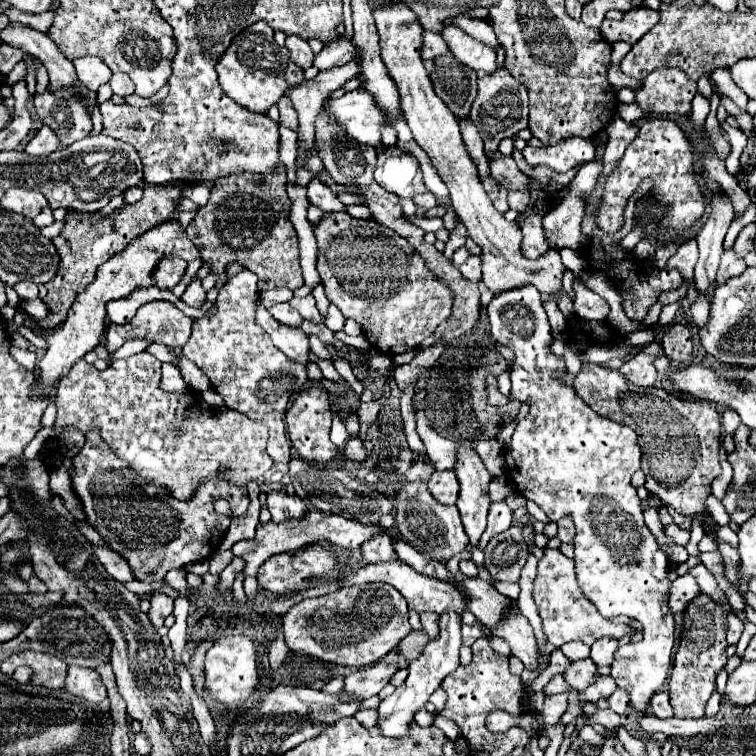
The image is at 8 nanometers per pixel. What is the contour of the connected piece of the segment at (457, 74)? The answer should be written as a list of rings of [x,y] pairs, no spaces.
[[[445,53],[435,59],[431,81],[435,93],[457,117],[469,115],[469,107],[477,95],[477,73],[473,69],[459,65],[451,53]]]

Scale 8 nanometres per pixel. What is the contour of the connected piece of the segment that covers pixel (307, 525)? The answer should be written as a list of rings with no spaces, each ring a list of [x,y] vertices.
[[[307,511],[307,515],[301,521],[283,521],[279,525],[273,525],[273,523],[258,524],[255,537],[245,539],[245,541],[237,541],[231,547],[231,551],[233,551],[233,555],[239,555],[245,559],[245,563],[249,567],[247,575],[255,575],[259,565],[275,553],[299,549],[303,545],[311,545],[311,541],[331,541],[333,545],[339,545],[345,549],[359,549],[365,541],[369,541],[371,537],[381,535],[381,533],[385,533],[385,529],[381,525],[363,525],[359,521],[345,519],[341,515],[331,515],[331,513],[323,513],[323,511]]]

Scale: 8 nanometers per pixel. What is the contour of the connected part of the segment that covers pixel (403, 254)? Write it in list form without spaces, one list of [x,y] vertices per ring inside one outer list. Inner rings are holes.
[[[341,211],[325,213],[321,223],[315,227],[315,237],[319,245],[317,271],[325,285],[325,295],[333,305],[341,309],[345,317],[355,319],[363,327],[363,335],[377,351],[391,357],[413,351],[451,315],[451,291],[445,285],[439,285],[435,277],[431,277],[431,271],[423,265],[419,253],[393,229],[377,221],[355,219],[349,213]]]

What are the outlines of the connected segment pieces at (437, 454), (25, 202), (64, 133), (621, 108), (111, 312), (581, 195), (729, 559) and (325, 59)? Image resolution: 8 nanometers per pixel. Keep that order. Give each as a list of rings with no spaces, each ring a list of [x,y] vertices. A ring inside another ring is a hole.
[[[415,411],[417,417],[417,435],[425,443],[427,457],[439,471],[453,471],[457,465],[457,441],[455,439],[443,439],[429,423],[425,411]]]
[[[7,189],[1,199],[1,207],[5,211],[17,213],[25,219],[35,219],[43,207],[47,207],[47,199],[39,191],[31,189]]]
[[[63,87],[57,91],[45,89],[43,93],[37,93],[33,101],[43,125],[59,133],[61,145],[79,141],[87,137],[93,129],[85,101],[79,95],[75,95],[71,87]]]
[[[634,103],[619,104],[617,107],[619,115],[627,122],[634,122],[646,116],[646,112]]]
[[[151,285],[151,287],[137,287],[127,297],[109,301],[105,307],[107,307],[107,315],[109,315],[111,321],[127,323],[143,303],[155,301],[155,299],[167,299],[167,301],[173,301],[173,303],[177,301],[177,297],[171,291],[163,291],[155,285]]]
[[[593,159],[587,165],[579,167],[577,175],[573,177],[573,181],[569,183],[569,191],[559,191],[553,199],[553,205],[549,209],[549,213],[543,217],[542,227],[545,229],[547,241],[553,249],[561,249],[561,247],[571,247],[571,249],[579,249],[583,251],[589,243],[589,237],[581,231],[581,223],[585,217],[585,209],[587,209],[587,197],[595,191],[599,175],[603,171],[603,159]]]
[[[719,539],[719,551],[723,553],[723,561],[725,561],[727,579],[735,583],[735,565],[739,565],[739,553],[737,553],[737,549],[733,549],[731,545],[723,543],[721,539]]]
[[[347,39],[333,41],[331,45],[325,45],[319,55],[315,55],[313,65],[319,71],[327,71],[327,69],[339,67],[339,65],[345,65],[347,61],[351,61],[351,53],[353,51],[355,49],[351,49],[351,41],[347,41]]]

